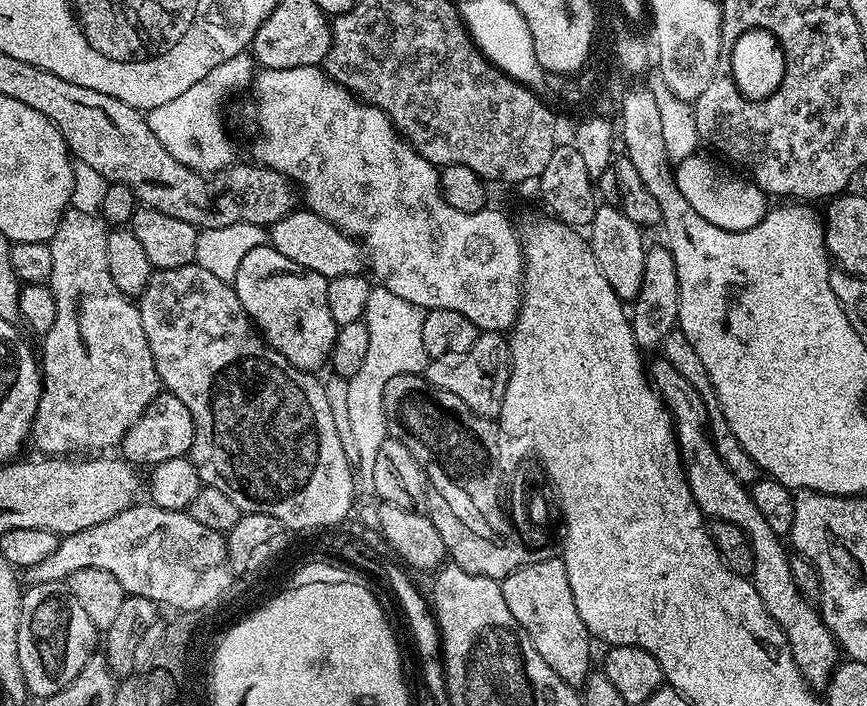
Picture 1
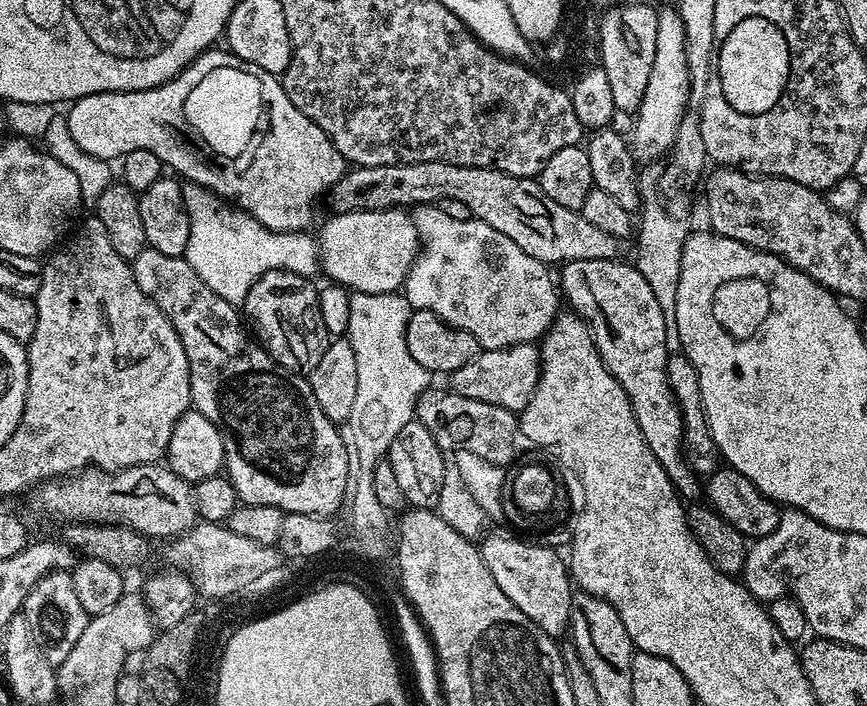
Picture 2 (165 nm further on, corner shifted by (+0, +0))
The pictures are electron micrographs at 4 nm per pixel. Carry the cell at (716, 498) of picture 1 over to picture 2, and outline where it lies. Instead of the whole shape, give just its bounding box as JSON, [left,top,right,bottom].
[558,258,702,502]

